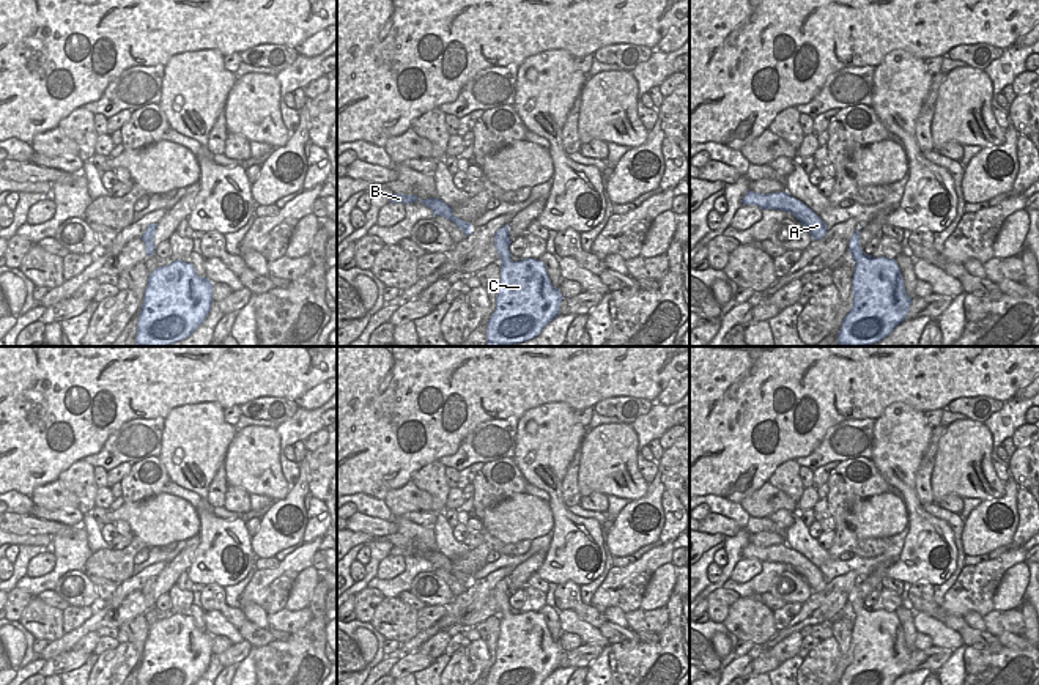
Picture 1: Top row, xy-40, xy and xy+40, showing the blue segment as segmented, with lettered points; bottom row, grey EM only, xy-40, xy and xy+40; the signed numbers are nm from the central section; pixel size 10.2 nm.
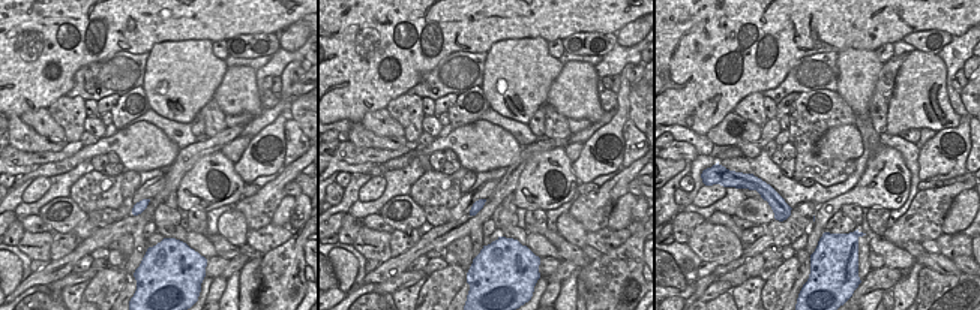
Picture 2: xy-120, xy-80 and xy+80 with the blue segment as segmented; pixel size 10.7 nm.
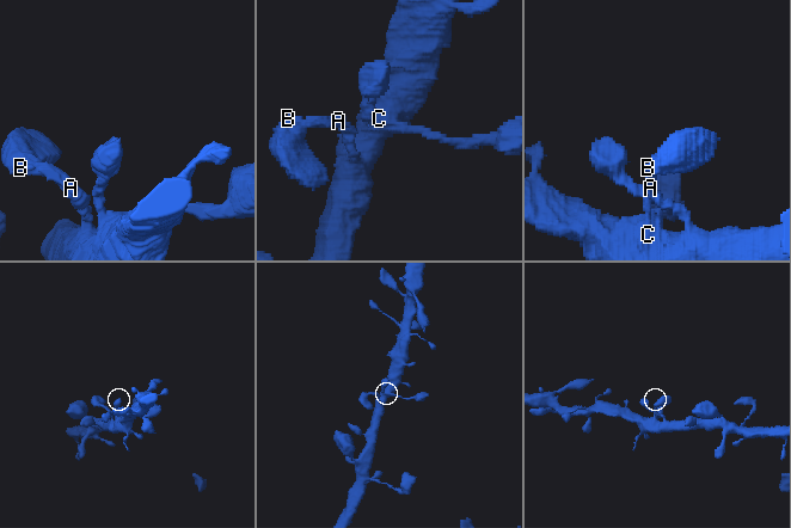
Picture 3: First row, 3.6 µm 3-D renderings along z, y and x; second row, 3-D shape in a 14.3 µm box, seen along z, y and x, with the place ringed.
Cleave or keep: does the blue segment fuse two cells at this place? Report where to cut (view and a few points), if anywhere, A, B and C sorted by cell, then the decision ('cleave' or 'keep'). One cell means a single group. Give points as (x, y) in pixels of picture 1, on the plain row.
no cut; A B C; keep

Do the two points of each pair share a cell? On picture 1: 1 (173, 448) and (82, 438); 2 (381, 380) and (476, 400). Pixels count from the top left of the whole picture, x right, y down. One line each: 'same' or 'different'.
1: different
2: same

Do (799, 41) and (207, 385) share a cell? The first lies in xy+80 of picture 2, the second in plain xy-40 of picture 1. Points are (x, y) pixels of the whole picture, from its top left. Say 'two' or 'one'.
one

